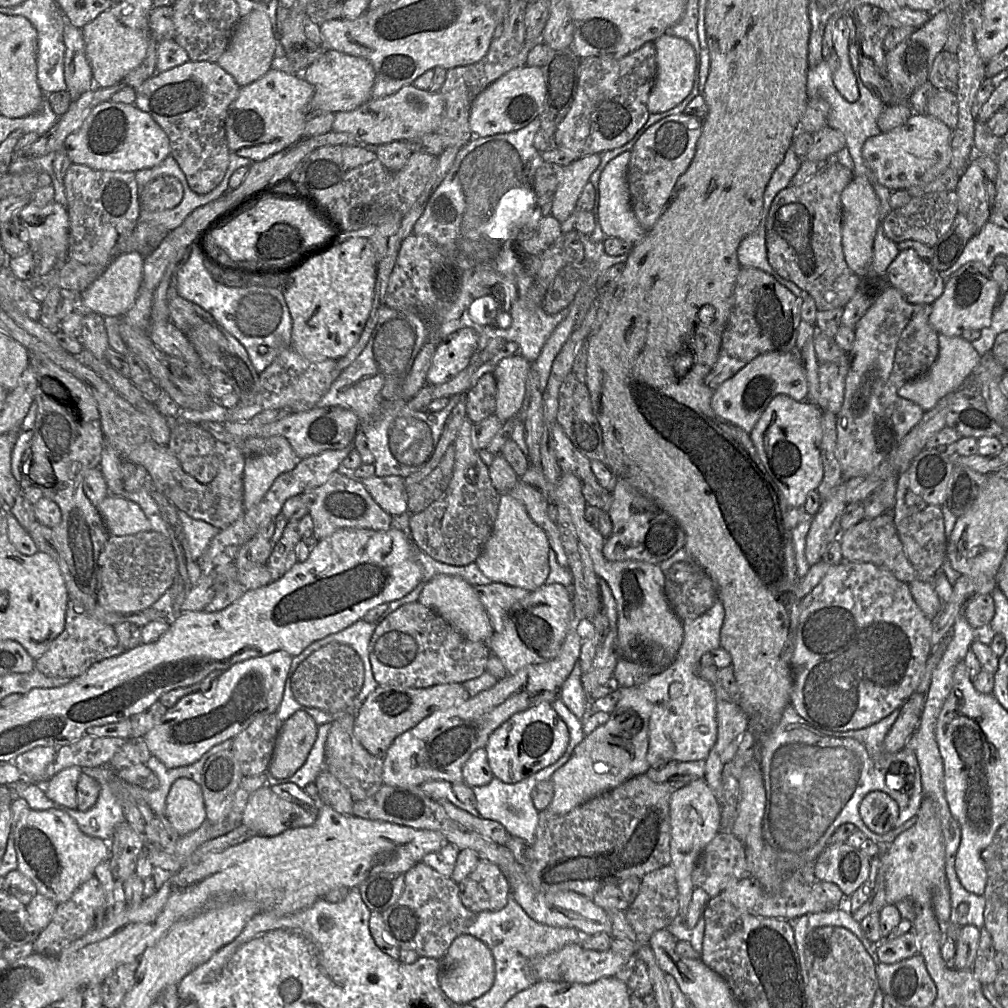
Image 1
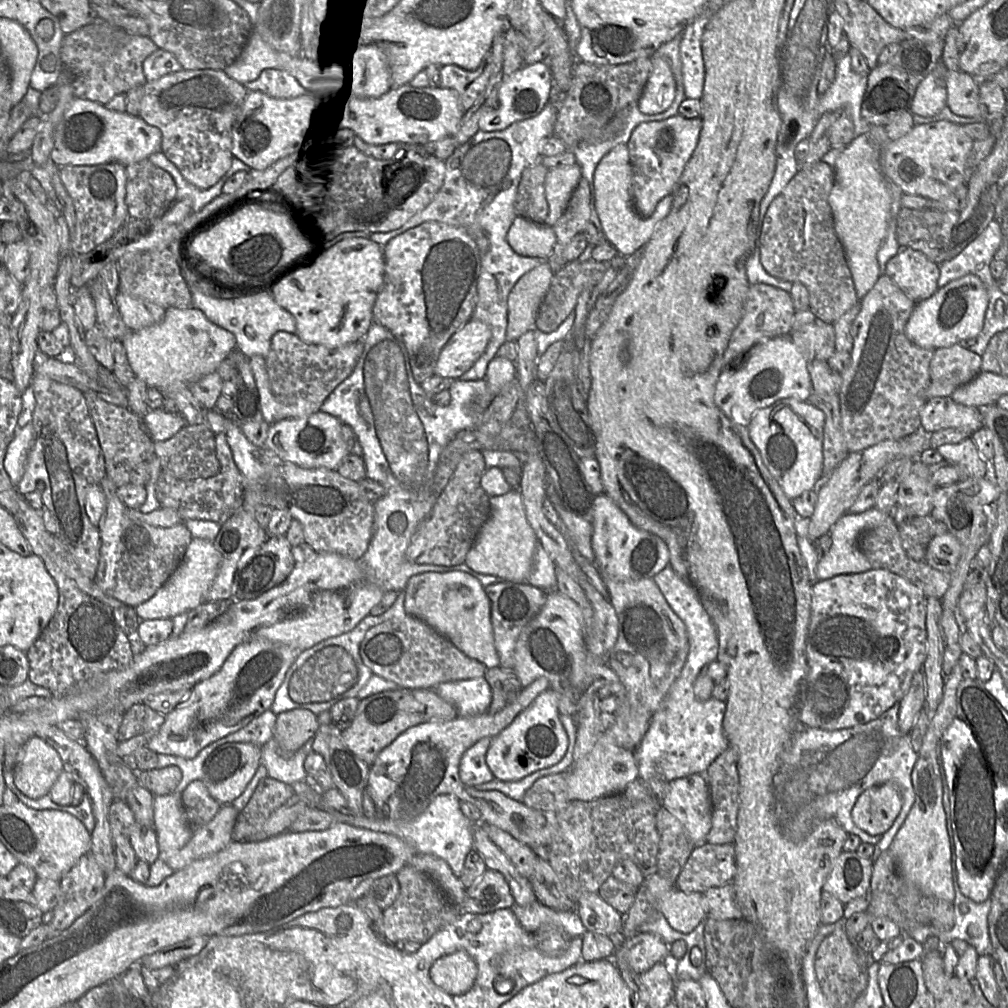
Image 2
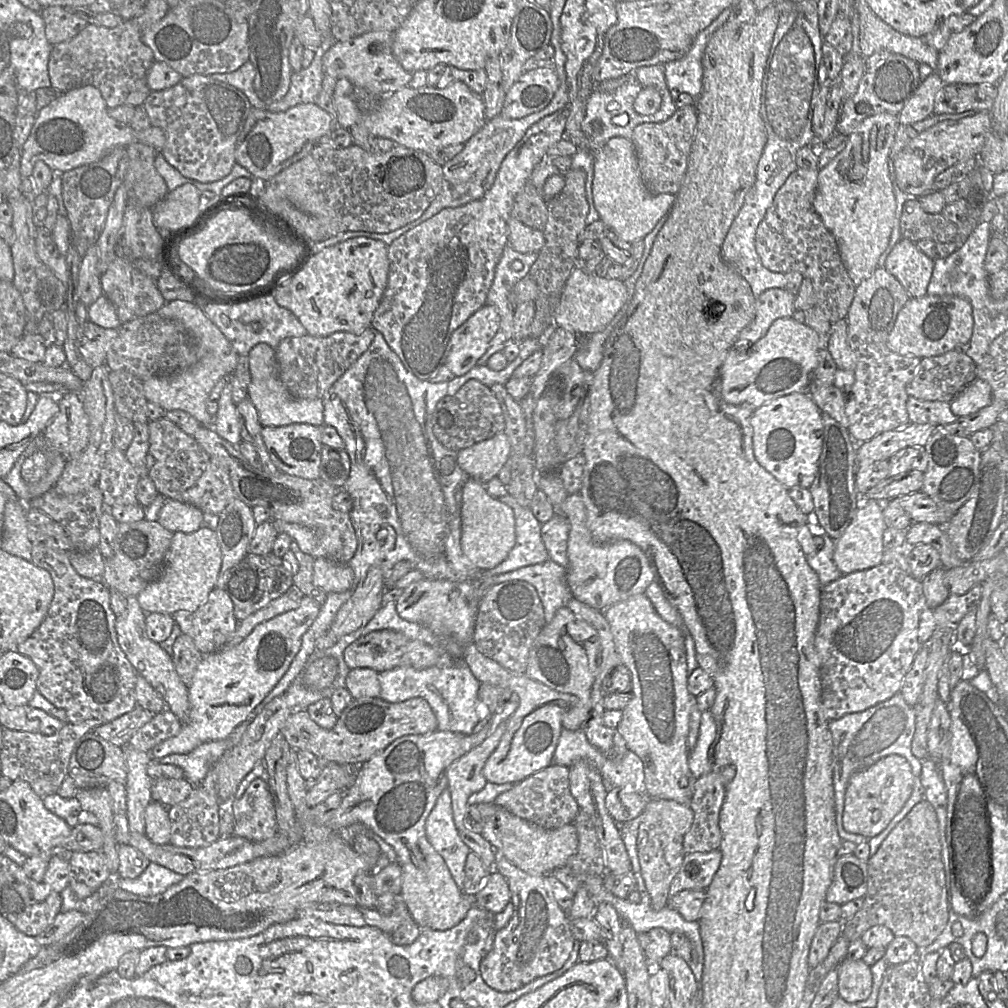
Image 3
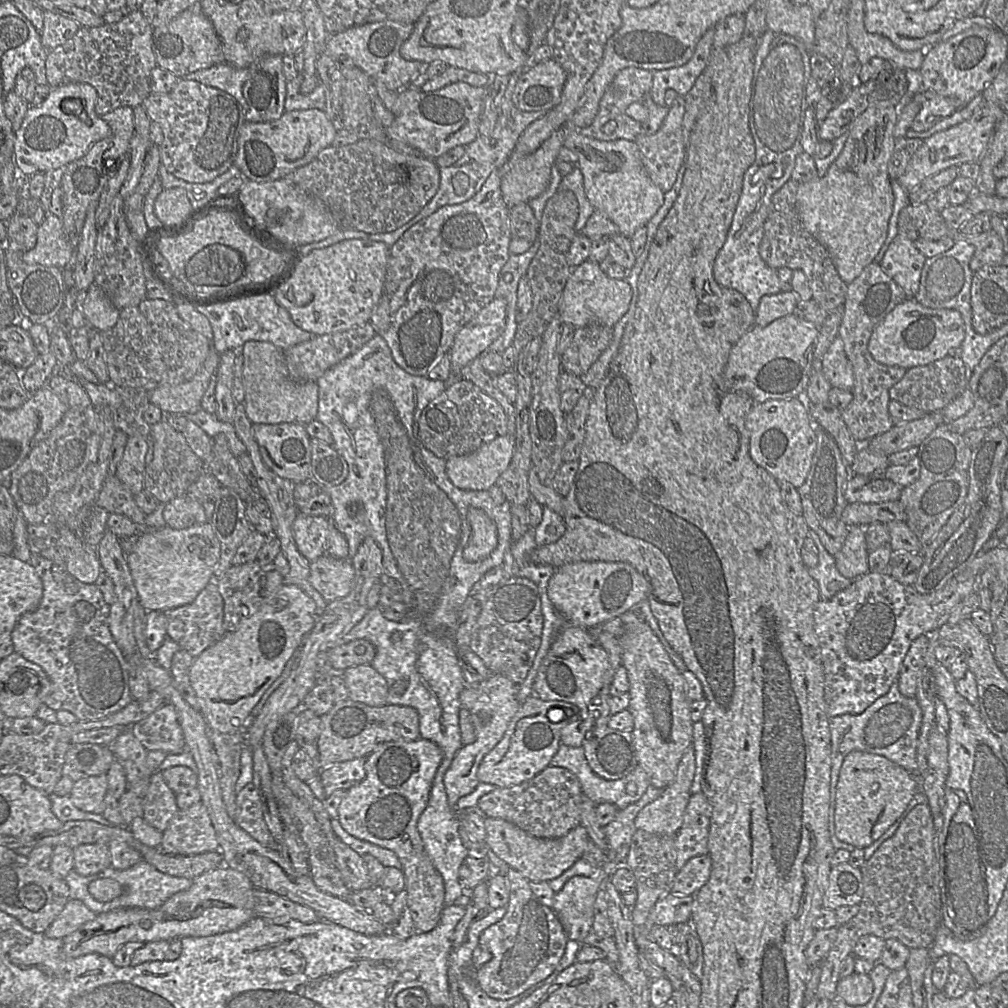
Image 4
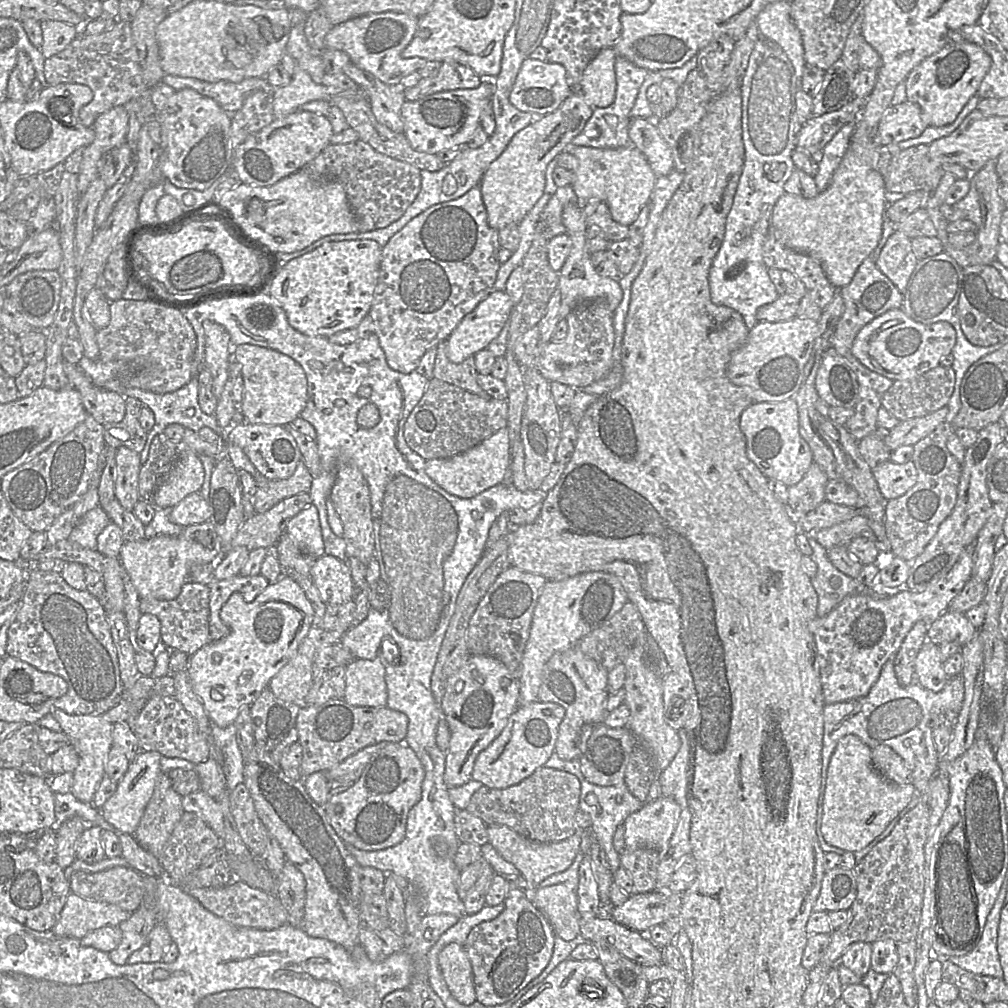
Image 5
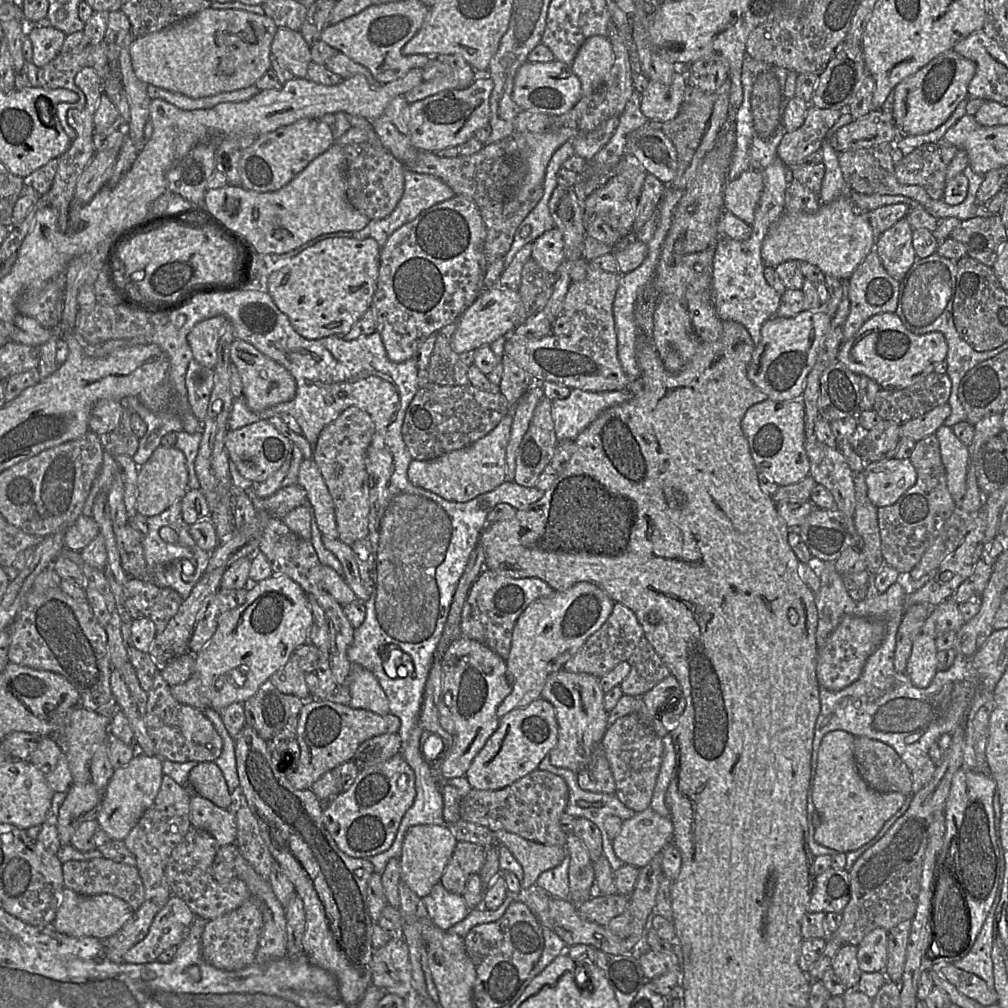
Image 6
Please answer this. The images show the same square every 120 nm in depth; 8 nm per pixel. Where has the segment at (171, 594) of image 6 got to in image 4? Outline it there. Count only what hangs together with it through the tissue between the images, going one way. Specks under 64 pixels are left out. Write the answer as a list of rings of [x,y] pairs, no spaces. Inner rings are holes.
[[[214,581],[210,582],[190,604],[164,611],[167,637],[194,658],[218,642],[227,632],[224,629],[224,601]]]

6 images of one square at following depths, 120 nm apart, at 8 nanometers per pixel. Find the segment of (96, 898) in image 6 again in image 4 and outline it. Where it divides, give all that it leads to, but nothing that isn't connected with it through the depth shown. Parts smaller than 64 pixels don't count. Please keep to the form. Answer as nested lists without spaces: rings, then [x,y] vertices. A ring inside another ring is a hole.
[[[69,899],[61,913],[46,929],[44,935],[47,938],[65,938],[85,923],[94,920],[96,915],[82,901]]]

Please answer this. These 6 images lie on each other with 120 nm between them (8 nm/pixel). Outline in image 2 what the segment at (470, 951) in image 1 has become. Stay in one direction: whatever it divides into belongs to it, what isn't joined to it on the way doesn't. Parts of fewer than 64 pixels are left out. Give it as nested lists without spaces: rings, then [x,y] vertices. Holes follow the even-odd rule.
[[[464,950],[437,959],[430,968],[432,982],[451,996],[468,992],[478,974],[477,964]]]

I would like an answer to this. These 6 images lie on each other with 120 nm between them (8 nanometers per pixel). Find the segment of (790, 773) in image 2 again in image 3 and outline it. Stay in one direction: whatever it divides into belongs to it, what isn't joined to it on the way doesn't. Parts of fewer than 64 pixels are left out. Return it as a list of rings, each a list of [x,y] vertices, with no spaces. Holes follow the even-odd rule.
[[[900,692],[865,711],[847,714],[842,718],[829,722],[829,730],[833,740],[832,775],[836,825],[840,836],[845,840],[861,844],[868,843],[869,841],[868,838],[857,834],[851,834],[843,828],[842,818],[845,792],[848,781],[852,775],[870,767],[880,759],[890,755],[898,755],[905,758],[911,767],[916,782],[904,807],[892,819],[888,826],[896,827],[916,804],[924,800],[922,785],[919,782],[919,778],[916,778],[920,775],[922,761],[916,758],[911,750],[912,739],[915,732],[915,722],[915,707],[908,705]]]

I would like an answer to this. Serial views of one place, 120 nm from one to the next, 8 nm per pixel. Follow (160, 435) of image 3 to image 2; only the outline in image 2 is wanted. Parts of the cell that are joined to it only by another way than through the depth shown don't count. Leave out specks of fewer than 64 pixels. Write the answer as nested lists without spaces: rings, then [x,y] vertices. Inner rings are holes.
[[[207,423],[204,425],[187,425],[173,437],[165,441],[155,441],[154,454],[160,460],[161,469],[170,472],[180,480],[210,478],[220,471],[220,463],[215,450],[215,435]]]

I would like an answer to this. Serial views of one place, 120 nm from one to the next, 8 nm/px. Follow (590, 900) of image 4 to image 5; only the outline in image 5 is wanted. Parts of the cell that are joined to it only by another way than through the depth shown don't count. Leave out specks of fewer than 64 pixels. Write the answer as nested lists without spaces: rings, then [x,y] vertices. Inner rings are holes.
[[[563,884],[538,887],[532,903],[544,914],[556,936],[568,942],[580,938],[577,892]]]

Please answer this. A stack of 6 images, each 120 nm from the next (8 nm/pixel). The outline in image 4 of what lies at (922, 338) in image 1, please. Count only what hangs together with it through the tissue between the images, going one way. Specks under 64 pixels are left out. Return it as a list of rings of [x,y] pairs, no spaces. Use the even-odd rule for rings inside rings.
[[[875,261],[867,265],[847,287],[844,314],[838,336],[843,340],[845,353],[852,363],[855,384],[852,389],[853,399],[842,410],[842,416],[859,445],[866,445],[869,440],[895,425],[888,410],[891,400],[889,390],[902,379],[908,369],[877,362],[868,350],[868,343],[877,325],[906,299],[903,289]]]

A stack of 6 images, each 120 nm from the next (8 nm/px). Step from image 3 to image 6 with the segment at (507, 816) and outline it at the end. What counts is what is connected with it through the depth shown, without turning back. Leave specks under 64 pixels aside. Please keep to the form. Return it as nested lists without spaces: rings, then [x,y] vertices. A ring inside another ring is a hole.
[[[504,830],[493,832],[493,837],[495,844],[507,847],[514,858],[521,865],[524,872],[524,877],[521,881],[522,889],[528,889],[530,887],[536,886],[536,881],[539,875],[544,871],[557,867],[559,864],[561,864],[567,855],[564,846],[543,845]]]

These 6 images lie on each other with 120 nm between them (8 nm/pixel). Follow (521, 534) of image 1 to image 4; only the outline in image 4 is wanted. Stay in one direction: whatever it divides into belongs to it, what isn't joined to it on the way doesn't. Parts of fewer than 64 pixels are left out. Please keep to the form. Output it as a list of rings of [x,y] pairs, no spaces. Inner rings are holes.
[[[479,508],[469,509],[467,521],[471,527],[471,535],[463,550],[463,557],[468,562],[478,562],[488,557],[497,547],[497,526],[495,521]]]

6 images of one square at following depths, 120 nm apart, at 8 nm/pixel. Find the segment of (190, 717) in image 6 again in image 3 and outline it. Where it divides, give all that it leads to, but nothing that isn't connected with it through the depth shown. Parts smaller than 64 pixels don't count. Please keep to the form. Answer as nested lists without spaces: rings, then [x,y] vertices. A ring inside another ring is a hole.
[[[166,708],[156,713],[150,722],[142,726],[129,740],[128,745],[149,753],[153,747],[162,741],[177,735],[182,723],[176,715]]]

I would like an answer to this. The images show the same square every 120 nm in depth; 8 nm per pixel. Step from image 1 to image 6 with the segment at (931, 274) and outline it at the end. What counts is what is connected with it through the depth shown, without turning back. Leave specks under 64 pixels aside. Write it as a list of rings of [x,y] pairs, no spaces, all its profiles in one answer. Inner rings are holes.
[[[906,217],[877,237],[872,251],[876,251],[887,273],[902,281],[916,259],[912,244],[913,229]]]

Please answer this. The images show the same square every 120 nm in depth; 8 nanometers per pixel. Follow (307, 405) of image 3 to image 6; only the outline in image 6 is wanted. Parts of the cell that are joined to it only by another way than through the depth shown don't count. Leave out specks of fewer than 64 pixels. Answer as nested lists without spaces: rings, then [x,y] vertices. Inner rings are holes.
[[[234,339],[230,346],[230,359],[241,377],[243,395],[251,410],[262,411],[279,403],[291,401],[295,397],[296,381],[290,372],[250,343]]]

